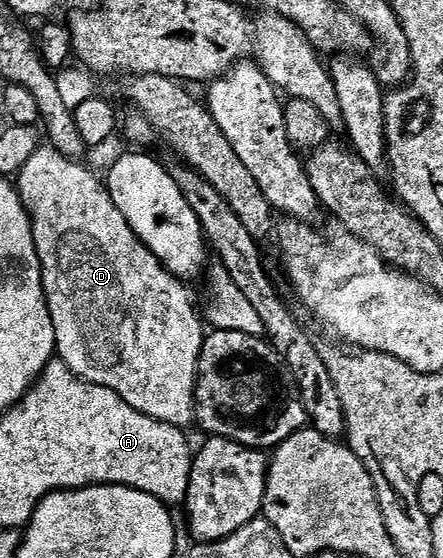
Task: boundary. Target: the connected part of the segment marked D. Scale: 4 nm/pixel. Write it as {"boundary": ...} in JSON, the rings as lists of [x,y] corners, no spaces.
{"boundary":[[[42,146],[33,154],[30,162],[26,162],[26,166],[22,166],[22,170],[18,174],[20,201],[24,203],[24,208],[32,219],[34,242],[42,266],[44,293],[50,310],[50,318],[54,322],[56,356],[63,360],[66,367],[81,380],[114,390],[125,402],[134,406],[134,410],[146,414],[158,422],[173,424],[175,428],[183,430],[187,429],[187,424],[196,420],[196,375],[206,328],[200,325],[200,316],[196,313],[195,306],[188,301],[187,294],[179,288],[181,285],[178,283],[177,277],[164,269],[159,258],[143,244],[138,238],[138,234],[134,234],[134,230],[126,222],[122,210],[118,210],[118,206],[114,206],[114,198],[108,192],[107,183],[101,177],[99,180],[86,165],[80,163],[84,162],[59,152],[57,148]]]}

